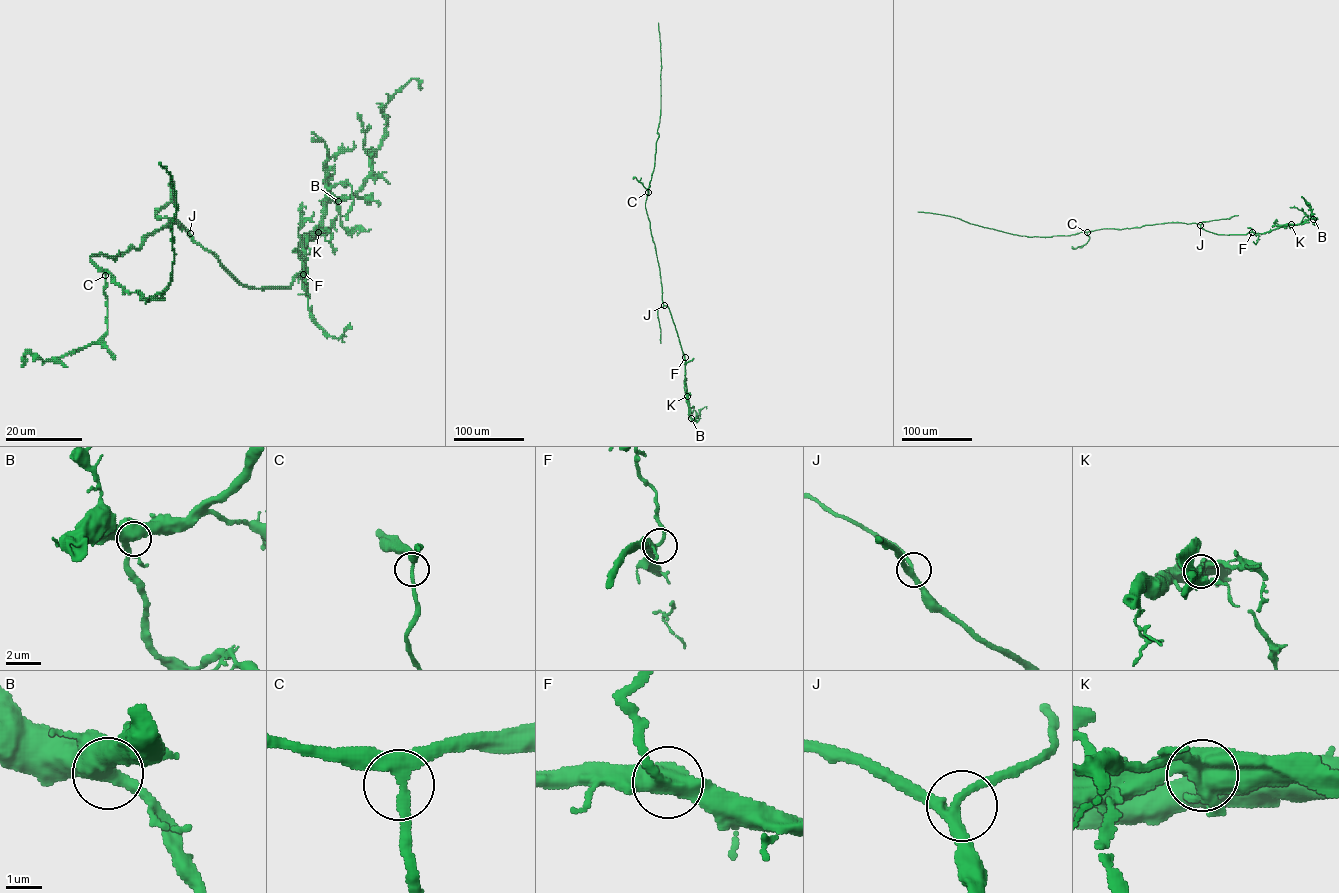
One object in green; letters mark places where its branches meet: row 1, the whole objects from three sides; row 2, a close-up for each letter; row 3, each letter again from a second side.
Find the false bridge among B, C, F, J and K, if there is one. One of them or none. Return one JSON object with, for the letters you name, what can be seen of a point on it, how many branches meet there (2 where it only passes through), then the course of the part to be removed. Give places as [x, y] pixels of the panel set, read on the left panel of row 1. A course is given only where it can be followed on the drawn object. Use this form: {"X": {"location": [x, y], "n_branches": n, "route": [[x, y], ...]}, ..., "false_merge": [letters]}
{"K": {"location": [318, 232], "n_branches": 5}, "false_merge": ["K"]}

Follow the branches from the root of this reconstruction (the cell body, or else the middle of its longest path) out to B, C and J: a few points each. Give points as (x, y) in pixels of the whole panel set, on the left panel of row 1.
B: (134, 249), (175, 220), (240, 284), (288, 287), (298, 274), (304, 281), (303, 238), (338, 201)
C: (134, 249), (119, 253), (114, 258), (93, 254), (90, 259), (105, 275)
J: (134, 249), (139, 249), (149, 234), (174, 220), (190, 233)

